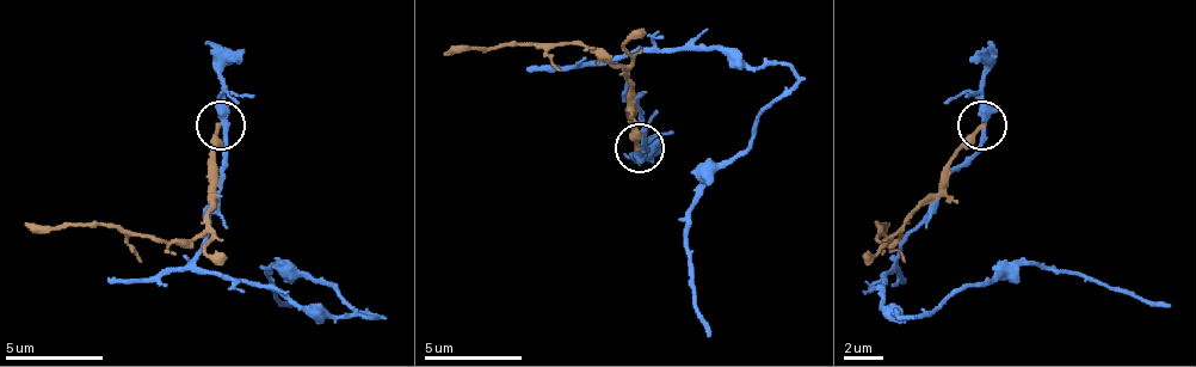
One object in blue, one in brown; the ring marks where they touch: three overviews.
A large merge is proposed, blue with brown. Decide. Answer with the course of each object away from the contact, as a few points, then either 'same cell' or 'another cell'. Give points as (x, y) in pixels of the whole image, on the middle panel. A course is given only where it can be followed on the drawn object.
course blue (642, 147), (618, 54), (716, 49), (784, 63), (794, 84), (696, 201), (686, 274), (711, 338); course brown (637, 147), (633, 84), (609, 59), (584, 44), (521, 44), (442, 54); another cell

